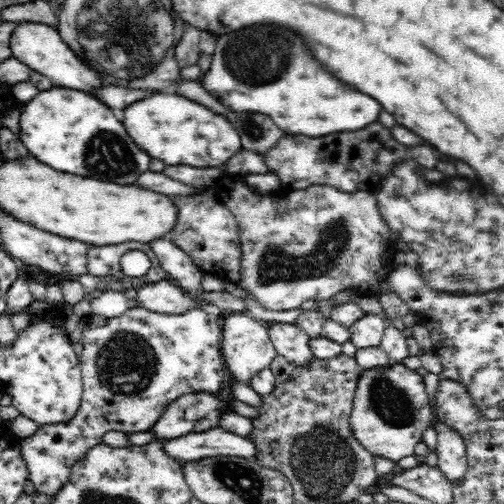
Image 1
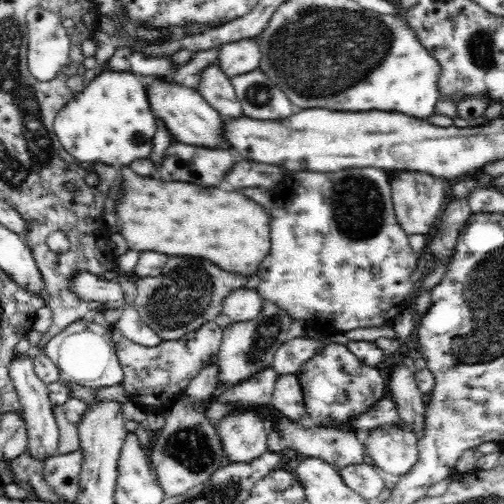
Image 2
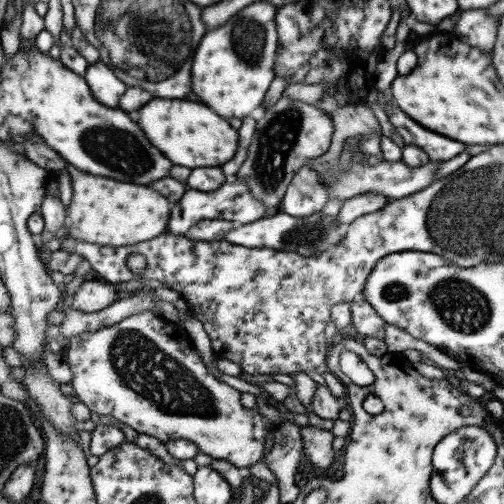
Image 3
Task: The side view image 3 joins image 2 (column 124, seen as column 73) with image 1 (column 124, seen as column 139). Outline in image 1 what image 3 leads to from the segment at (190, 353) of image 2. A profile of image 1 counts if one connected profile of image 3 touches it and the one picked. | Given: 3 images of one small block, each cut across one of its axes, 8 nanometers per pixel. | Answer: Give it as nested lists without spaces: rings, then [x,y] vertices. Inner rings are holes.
[[[140,306],[116,318],[92,316],[90,326],[82,332],[84,400],[76,418],[66,424],[38,428],[34,436],[22,442],[22,458],[38,494],[54,498],[70,480],[74,464],[94,446],[104,444],[108,432],[146,434],[180,396],[194,392],[228,394],[234,376],[222,356],[222,318],[200,308],[170,316]]]

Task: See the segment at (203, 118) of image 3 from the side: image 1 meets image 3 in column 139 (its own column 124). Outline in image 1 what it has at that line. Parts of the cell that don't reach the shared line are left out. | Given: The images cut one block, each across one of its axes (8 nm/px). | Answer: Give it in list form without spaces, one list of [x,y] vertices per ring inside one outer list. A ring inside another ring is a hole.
[[[170,90],[162,94],[150,94],[144,100],[124,108],[122,124],[142,152],[146,152],[150,158],[162,160],[166,166],[220,166],[236,150],[240,150],[236,130],[230,126],[230,122],[226,122],[226,118],[216,116],[204,106],[190,102],[188,98]]]

